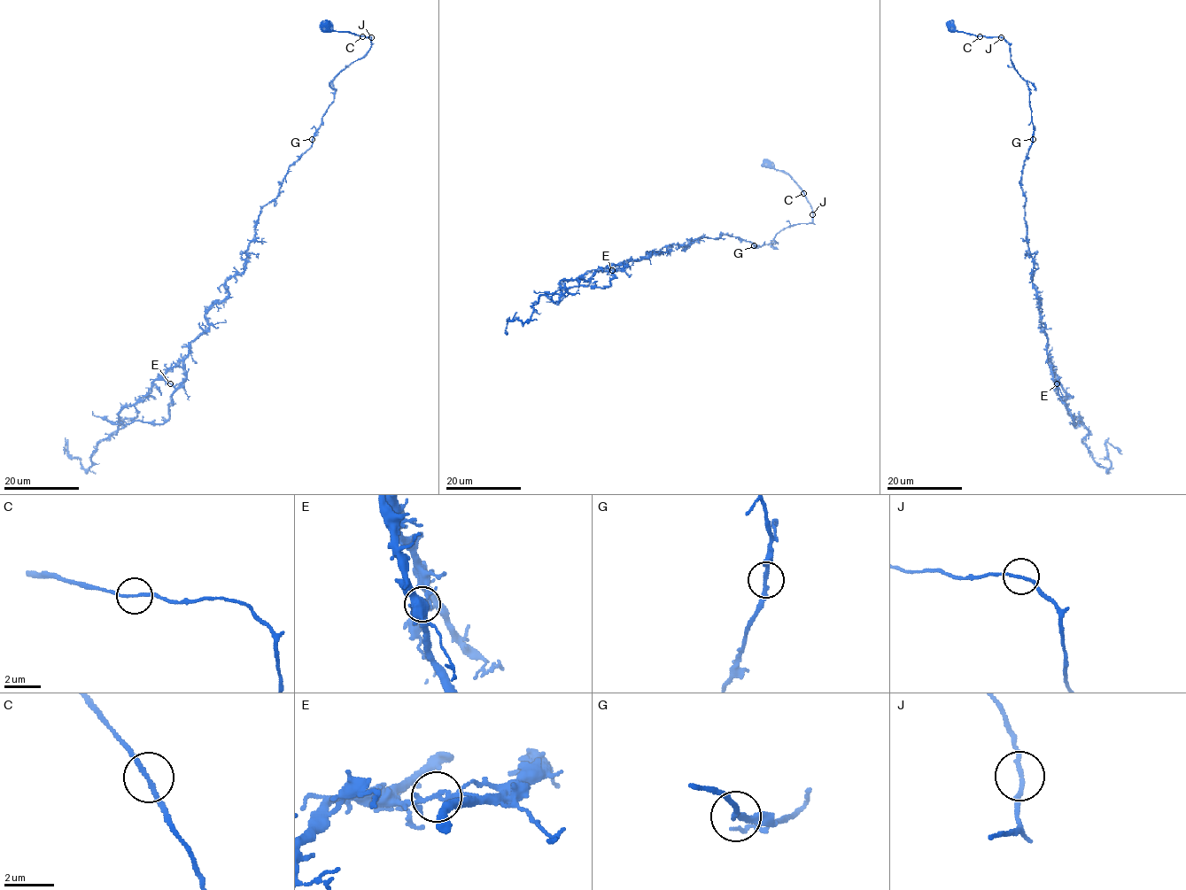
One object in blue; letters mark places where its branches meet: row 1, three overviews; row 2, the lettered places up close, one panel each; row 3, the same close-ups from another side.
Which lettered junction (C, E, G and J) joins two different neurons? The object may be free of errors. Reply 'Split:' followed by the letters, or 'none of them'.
Split: E

